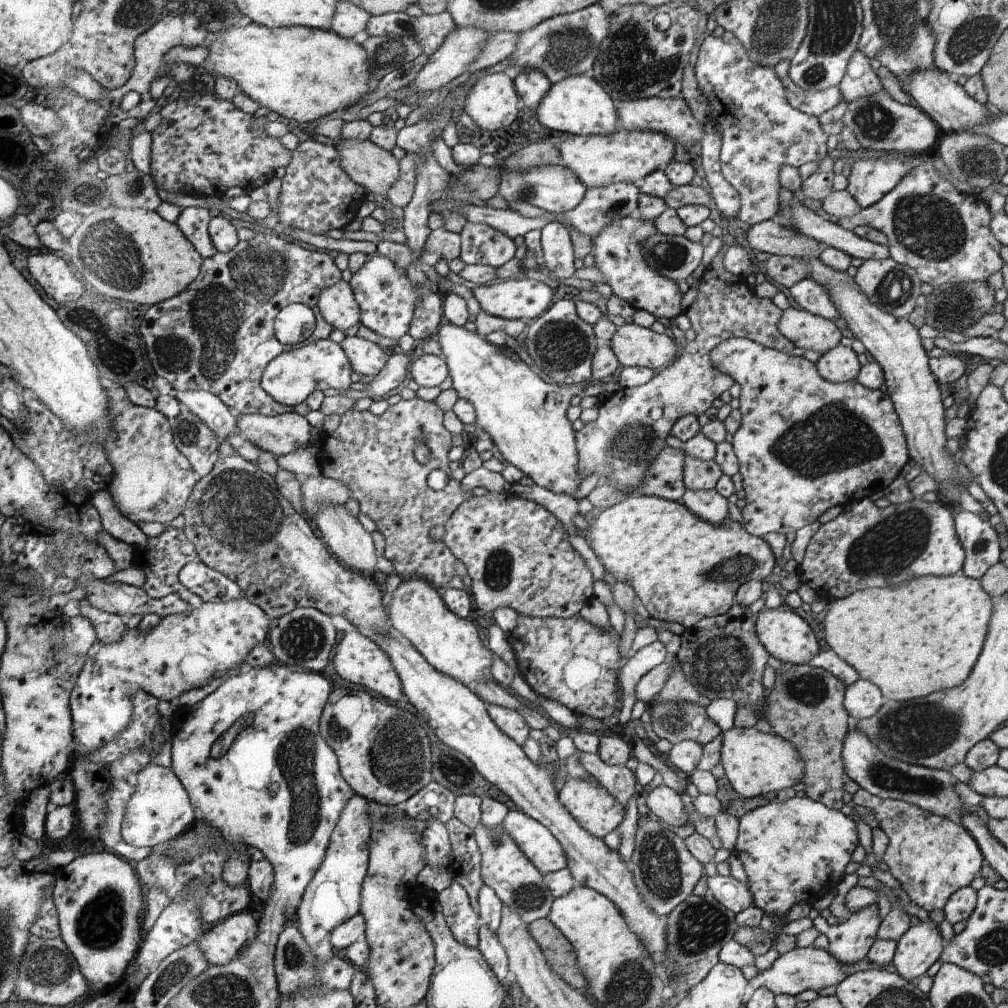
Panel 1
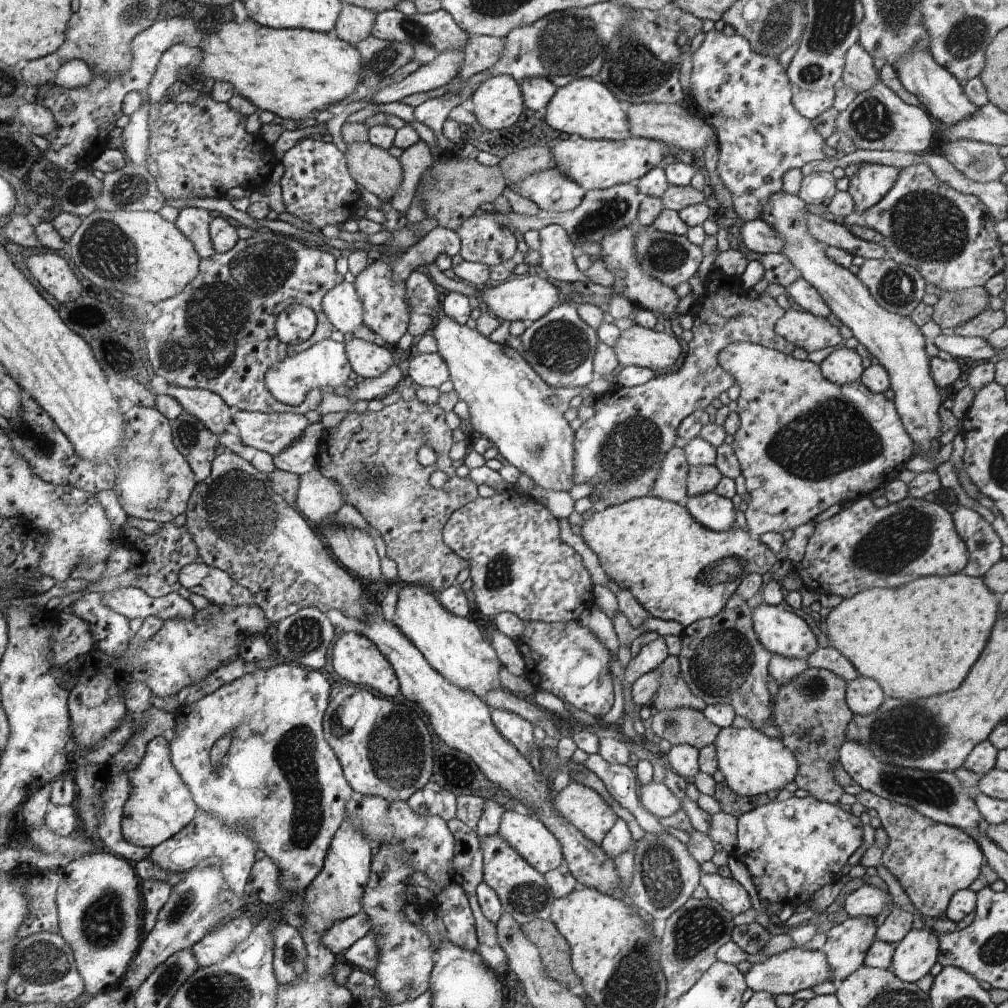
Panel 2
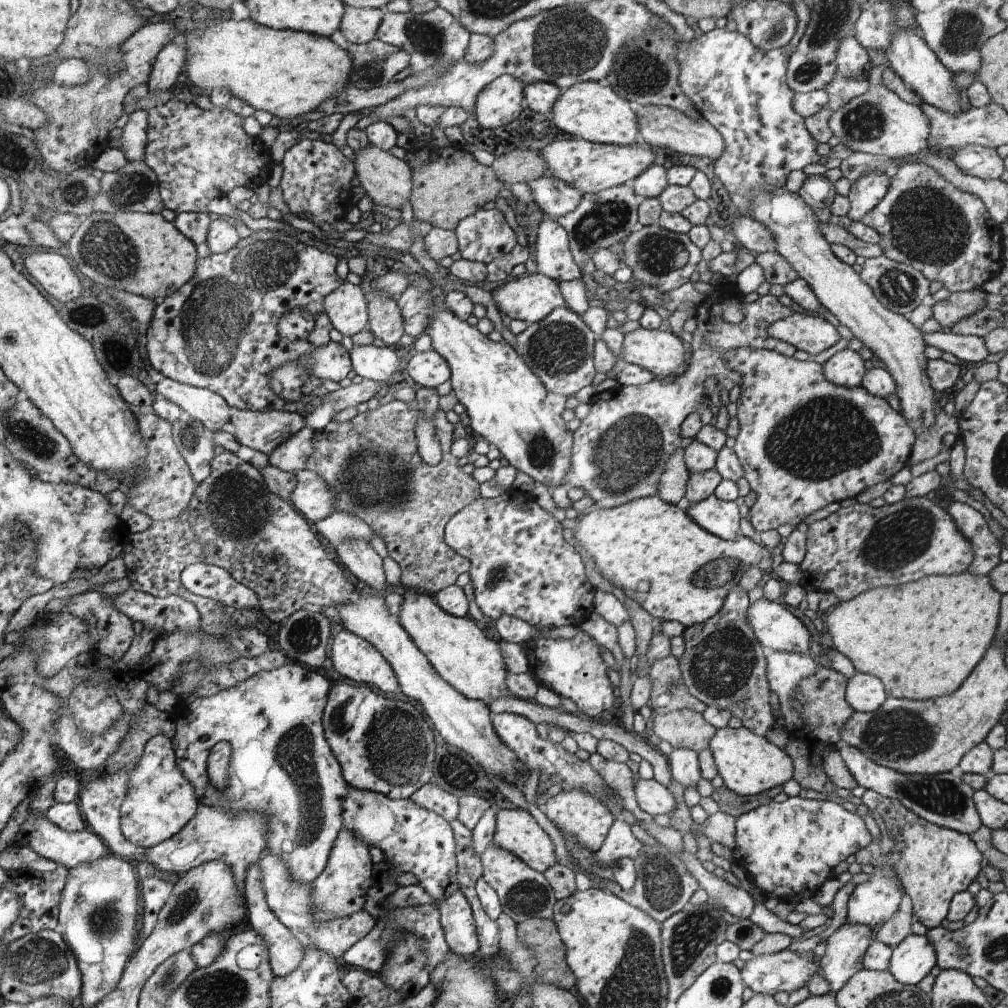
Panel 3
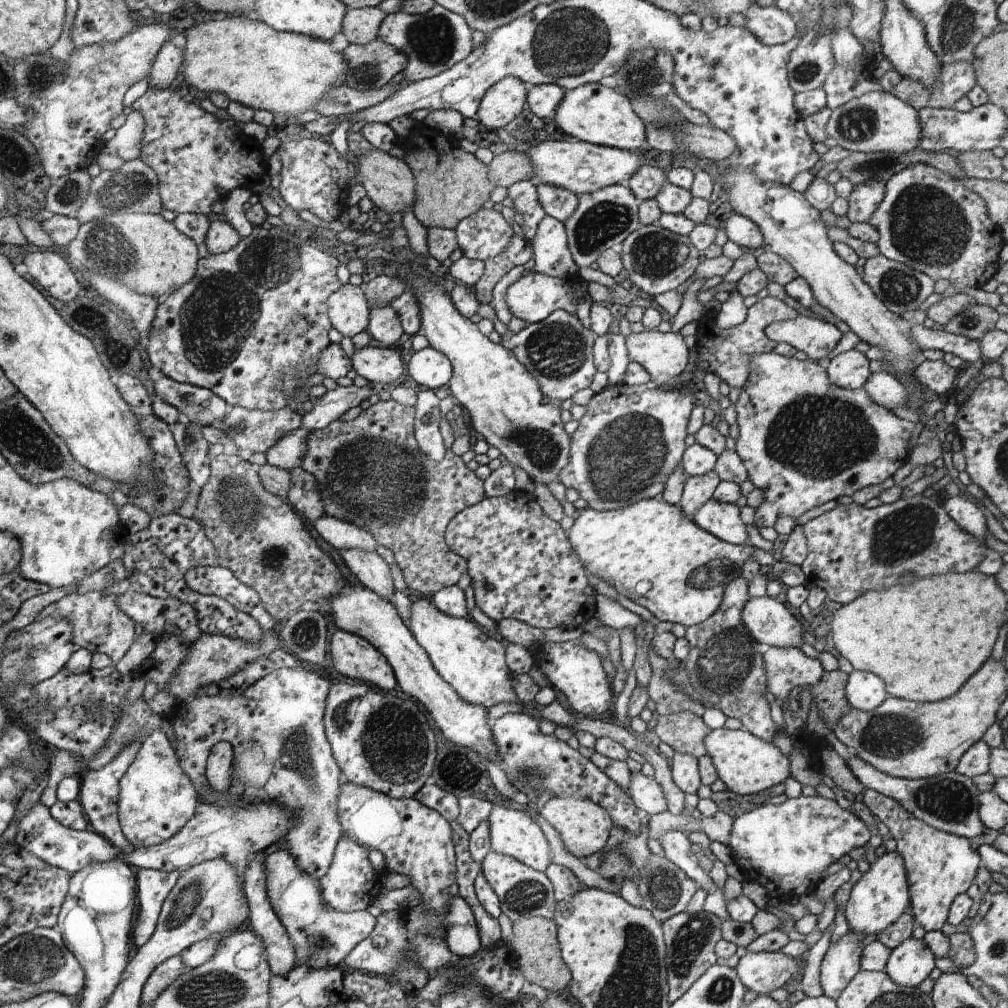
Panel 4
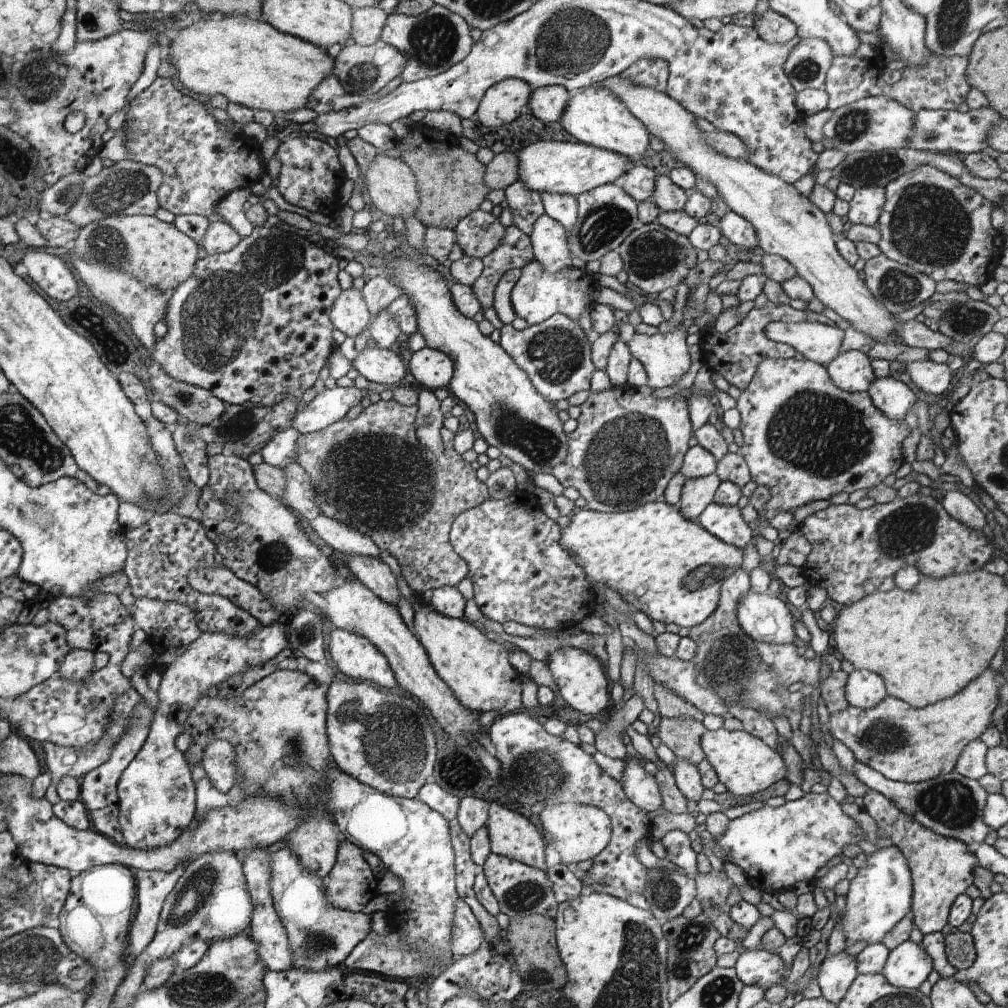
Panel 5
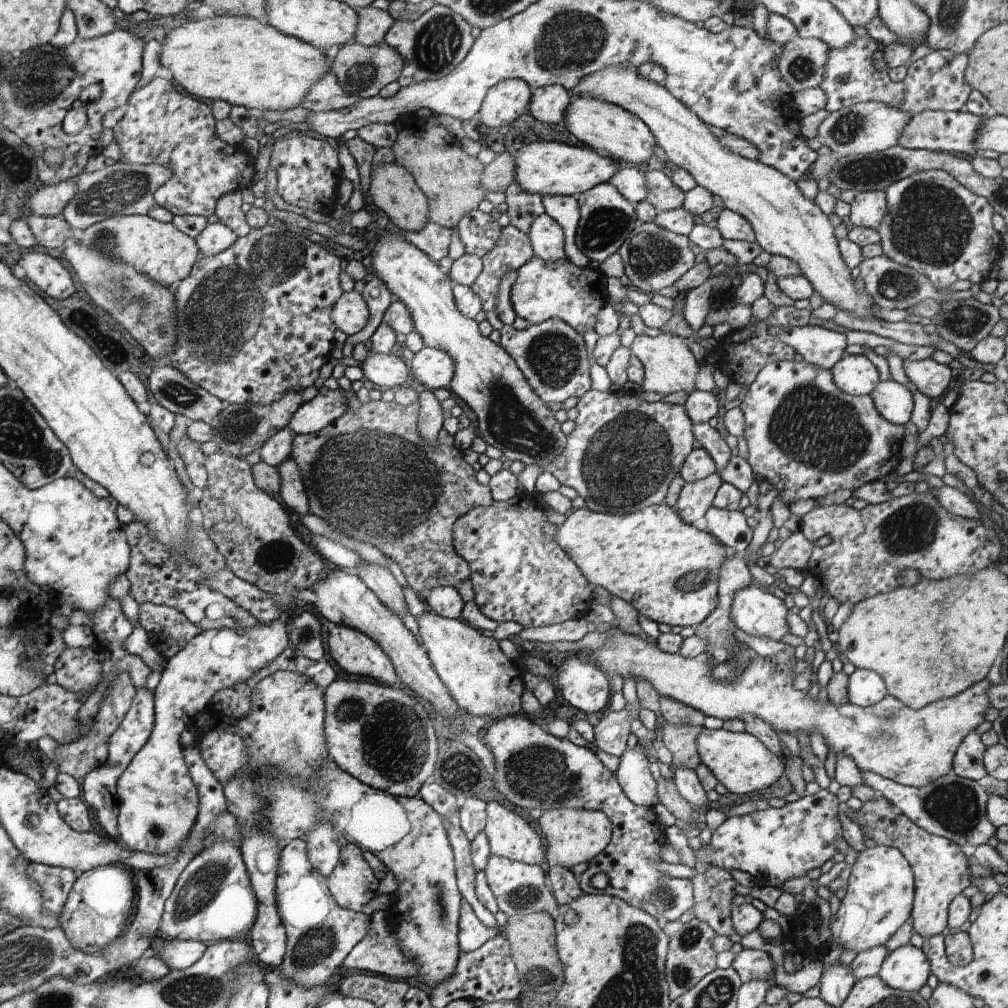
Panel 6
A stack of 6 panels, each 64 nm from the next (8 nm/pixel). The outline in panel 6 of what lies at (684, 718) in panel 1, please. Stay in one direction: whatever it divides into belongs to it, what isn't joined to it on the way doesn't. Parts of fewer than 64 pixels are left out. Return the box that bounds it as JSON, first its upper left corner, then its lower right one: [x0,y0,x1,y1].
[662,722,703,770]

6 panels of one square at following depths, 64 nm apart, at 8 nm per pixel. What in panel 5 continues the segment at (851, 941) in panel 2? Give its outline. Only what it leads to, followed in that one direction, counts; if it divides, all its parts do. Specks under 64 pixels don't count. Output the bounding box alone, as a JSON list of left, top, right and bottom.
[817,949,858,1005]

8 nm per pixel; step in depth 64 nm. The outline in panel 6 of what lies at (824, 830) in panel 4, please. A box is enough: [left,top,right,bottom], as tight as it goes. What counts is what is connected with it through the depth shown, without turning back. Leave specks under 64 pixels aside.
[694,789,843,887]

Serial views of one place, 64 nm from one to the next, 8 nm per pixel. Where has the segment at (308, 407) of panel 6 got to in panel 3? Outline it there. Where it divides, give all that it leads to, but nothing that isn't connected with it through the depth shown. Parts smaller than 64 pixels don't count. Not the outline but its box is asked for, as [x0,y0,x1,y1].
[305,379,390,429]

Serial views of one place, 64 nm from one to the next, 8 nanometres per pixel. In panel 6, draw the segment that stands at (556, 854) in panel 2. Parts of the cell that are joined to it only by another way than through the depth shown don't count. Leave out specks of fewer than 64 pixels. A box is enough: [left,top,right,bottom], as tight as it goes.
[485,801,544,865]

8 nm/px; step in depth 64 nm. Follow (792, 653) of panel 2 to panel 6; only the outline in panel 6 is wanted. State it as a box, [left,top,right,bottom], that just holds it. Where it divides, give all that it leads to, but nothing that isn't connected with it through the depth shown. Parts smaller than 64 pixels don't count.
[730,584,790,641]

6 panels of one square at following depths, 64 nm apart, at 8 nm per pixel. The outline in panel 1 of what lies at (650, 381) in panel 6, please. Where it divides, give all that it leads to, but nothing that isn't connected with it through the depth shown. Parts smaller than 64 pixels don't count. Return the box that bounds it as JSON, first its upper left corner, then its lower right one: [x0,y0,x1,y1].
[608,323,678,370]

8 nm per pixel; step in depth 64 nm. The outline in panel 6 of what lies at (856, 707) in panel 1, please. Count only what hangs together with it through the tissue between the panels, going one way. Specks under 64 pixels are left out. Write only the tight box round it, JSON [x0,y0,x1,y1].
[848,669,887,707]

